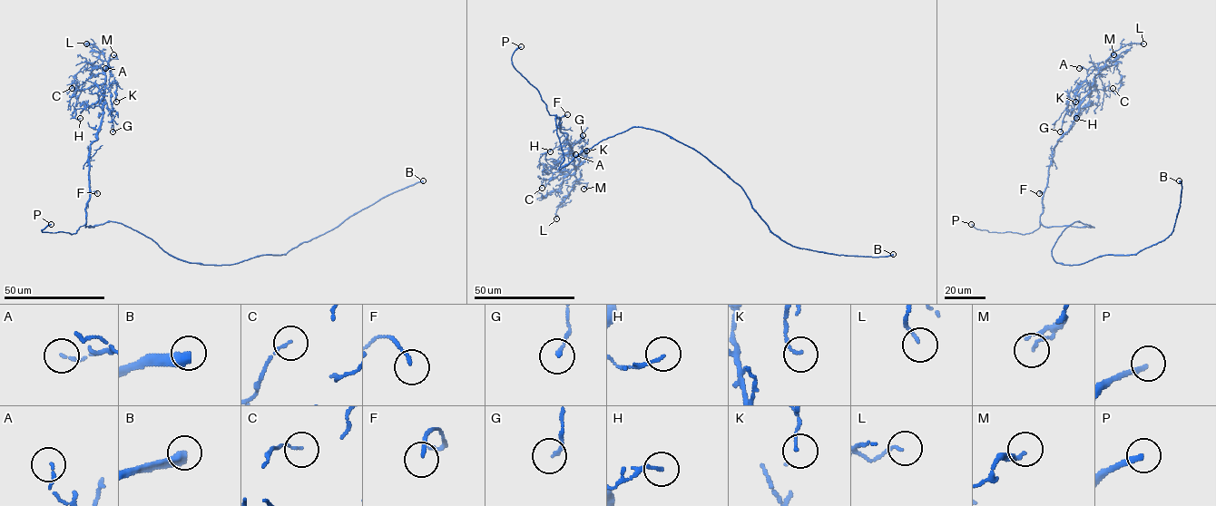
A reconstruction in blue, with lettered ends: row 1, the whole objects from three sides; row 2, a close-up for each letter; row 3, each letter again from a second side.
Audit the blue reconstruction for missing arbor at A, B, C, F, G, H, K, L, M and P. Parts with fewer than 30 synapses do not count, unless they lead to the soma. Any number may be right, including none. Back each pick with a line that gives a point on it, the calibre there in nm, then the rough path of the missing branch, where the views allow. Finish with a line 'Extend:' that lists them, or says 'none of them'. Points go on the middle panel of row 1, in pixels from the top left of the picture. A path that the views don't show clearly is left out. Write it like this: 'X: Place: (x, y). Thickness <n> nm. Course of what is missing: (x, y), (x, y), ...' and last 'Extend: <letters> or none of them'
B: Place: (893, 254). Thickness 460 nm. Course of what is missing: (893, 254), (908, 257), (890, 255), (873, 242)
P: Place: (521, 46). Thickness 240 nm
Extend: B, P

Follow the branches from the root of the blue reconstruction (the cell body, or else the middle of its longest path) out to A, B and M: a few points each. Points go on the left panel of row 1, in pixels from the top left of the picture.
A: (138, 231), (113, 221), (86, 227), (89, 150), (102, 120), (103, 70), (107, 65), (111, 69), (105, 68)
B: (138, 231), (181, 259), (231, 265), (261, 255), (285, 255), (383, 198), (423, 180)
M: (138, 231), (113, 221), (86, 227), (89, 150), (101, 124), (104, 71), (107, 61), (117, 58), (113, 54)

